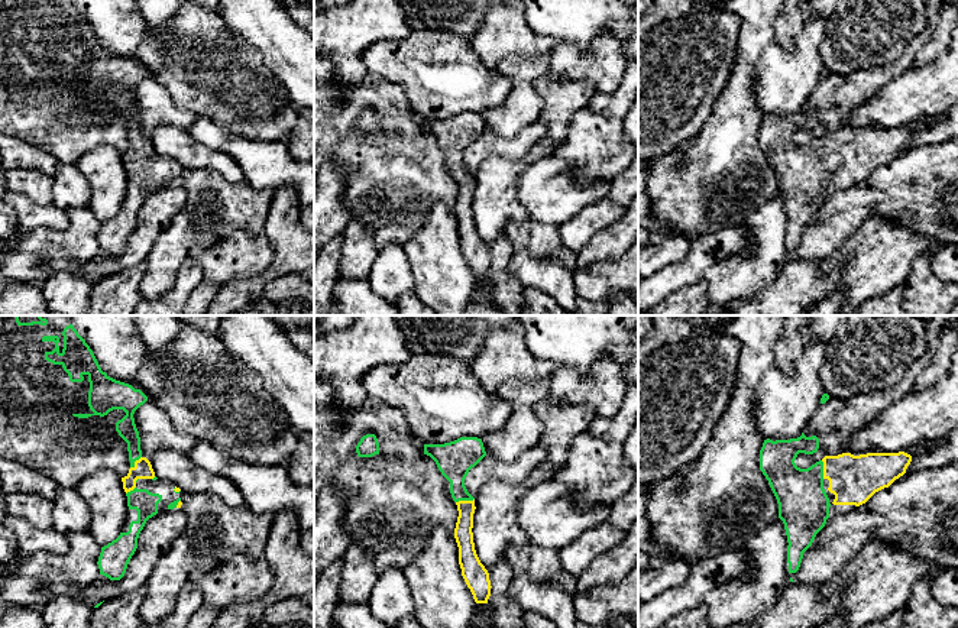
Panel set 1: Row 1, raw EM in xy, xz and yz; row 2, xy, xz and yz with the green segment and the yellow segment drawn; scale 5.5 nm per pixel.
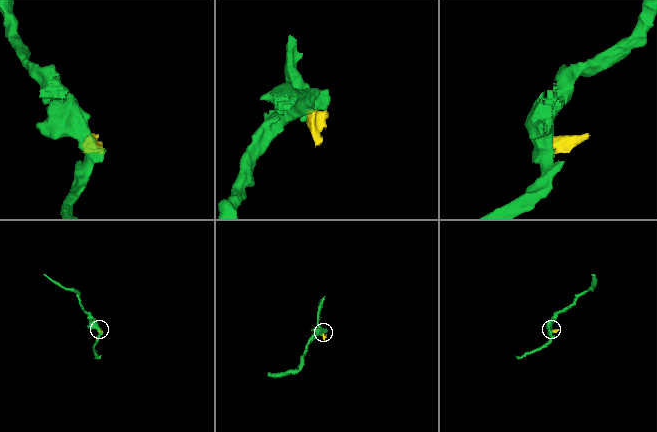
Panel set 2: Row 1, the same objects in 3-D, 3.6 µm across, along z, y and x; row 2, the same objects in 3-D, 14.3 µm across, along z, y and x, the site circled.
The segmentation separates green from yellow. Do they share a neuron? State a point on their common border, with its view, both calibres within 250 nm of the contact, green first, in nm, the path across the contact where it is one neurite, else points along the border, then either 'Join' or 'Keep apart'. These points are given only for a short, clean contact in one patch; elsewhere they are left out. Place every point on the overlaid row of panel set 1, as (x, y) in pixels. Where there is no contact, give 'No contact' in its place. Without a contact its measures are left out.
Touches green at xz (465, 499). Thickness 200 nm (green) against 100 nm. Join

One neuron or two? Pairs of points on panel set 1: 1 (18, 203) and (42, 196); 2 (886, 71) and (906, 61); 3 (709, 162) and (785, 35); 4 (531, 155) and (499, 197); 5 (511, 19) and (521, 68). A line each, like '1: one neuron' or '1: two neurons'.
1: two neurons
2: one neuron
3: two neurons
4: one neuron
5: two neurons

